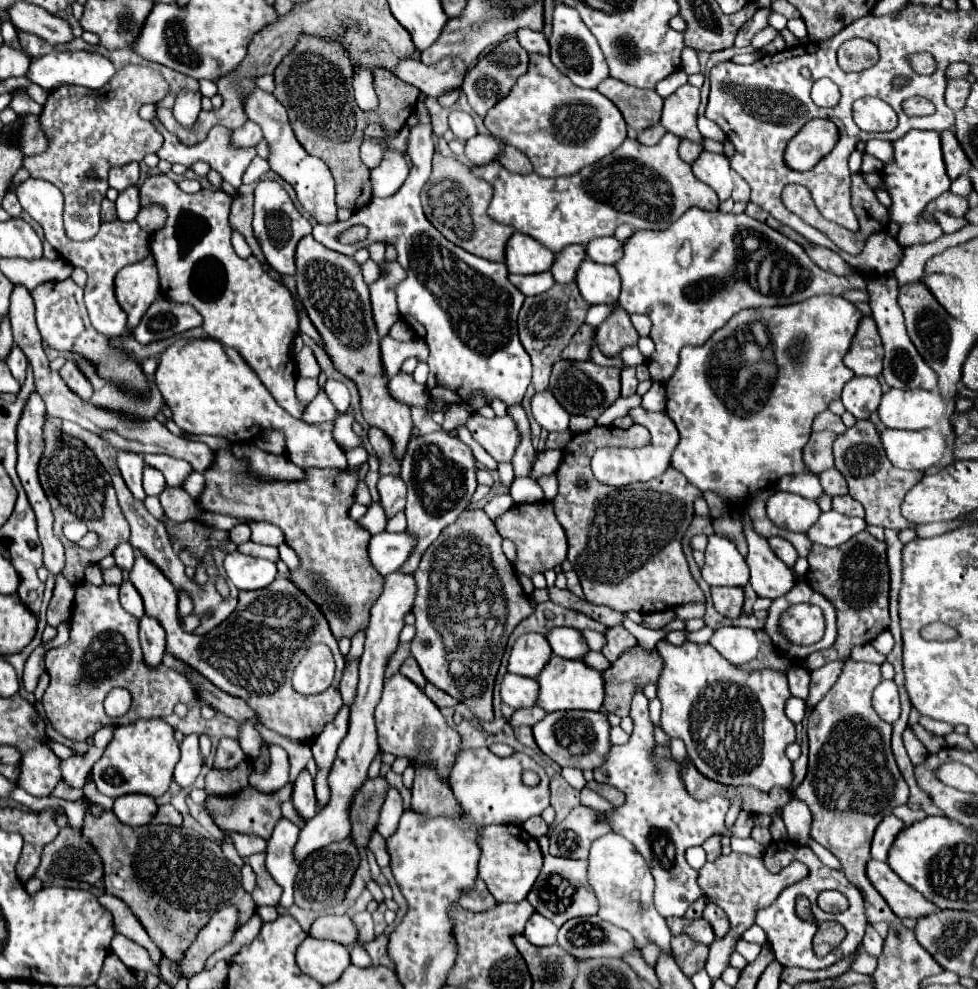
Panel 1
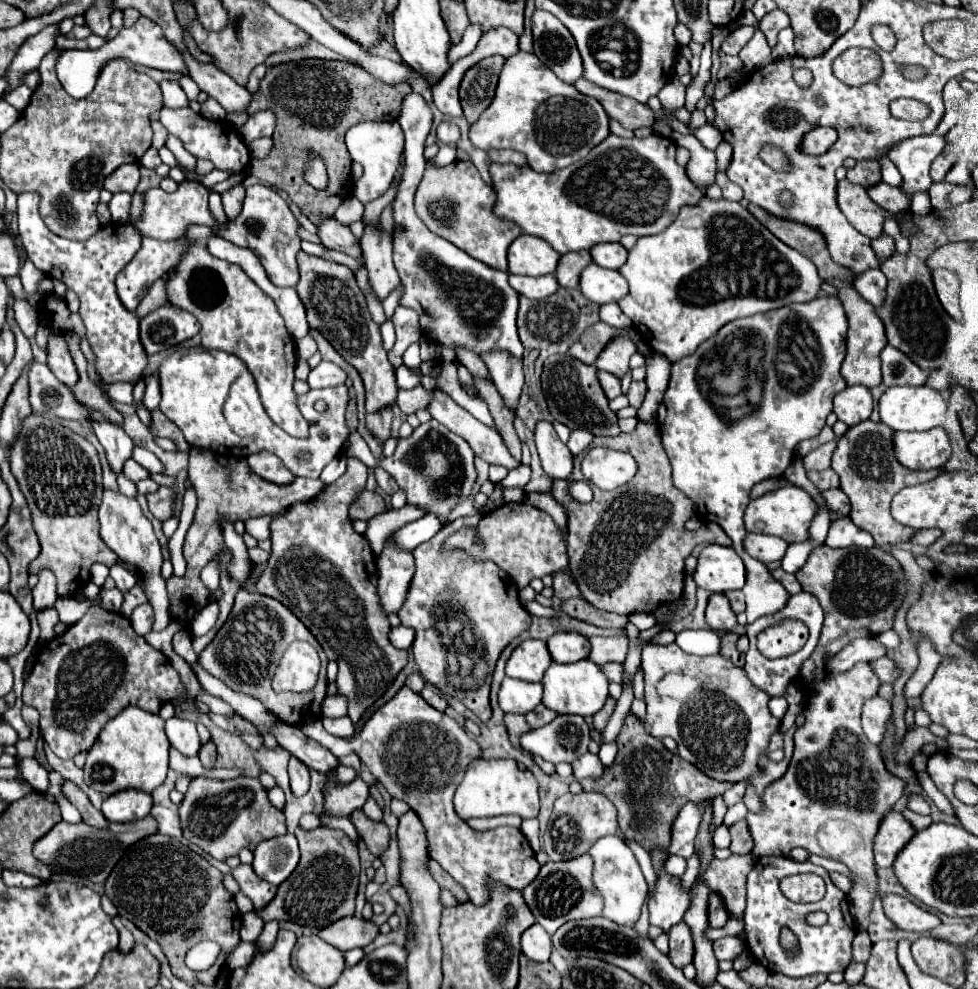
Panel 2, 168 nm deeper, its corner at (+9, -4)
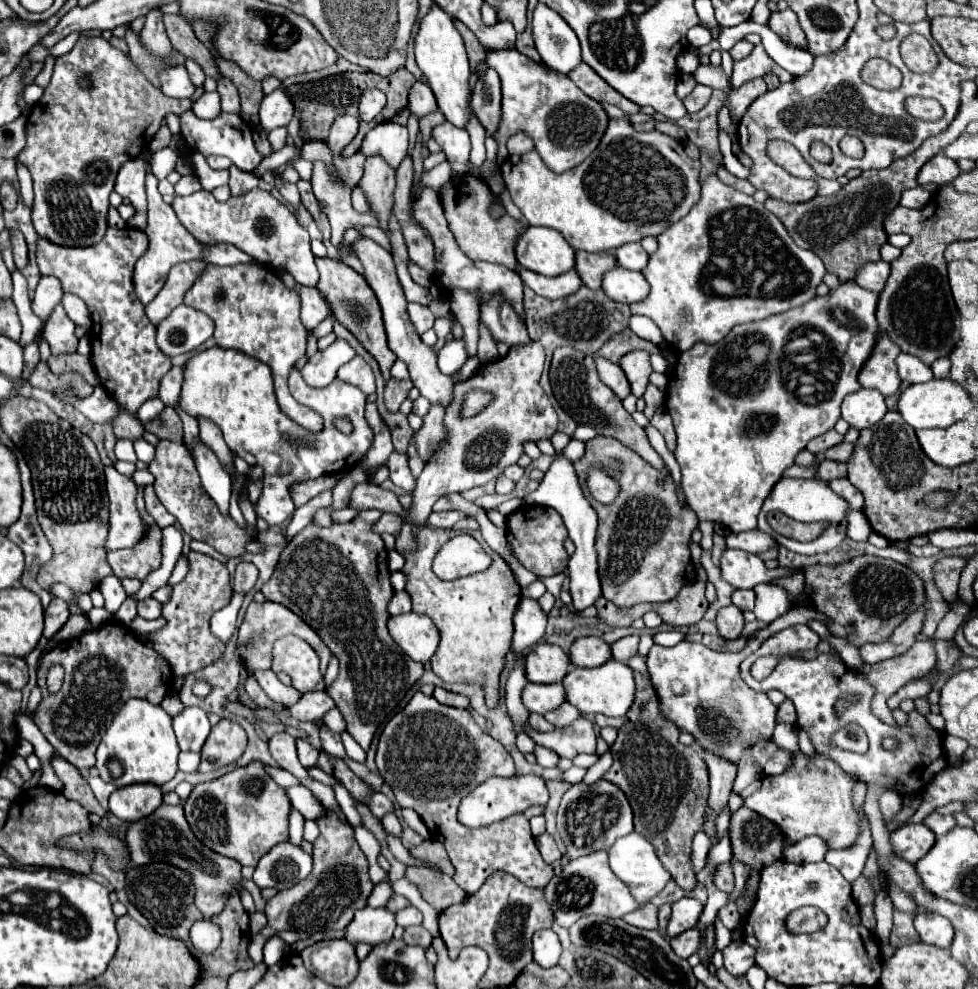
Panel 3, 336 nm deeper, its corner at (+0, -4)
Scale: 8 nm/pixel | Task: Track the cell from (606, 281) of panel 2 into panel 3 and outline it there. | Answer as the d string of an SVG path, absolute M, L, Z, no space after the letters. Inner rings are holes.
M616 266L602 276L602 290L614 302L632 304L644 300L650 292L650 286L640 272L632 272Z

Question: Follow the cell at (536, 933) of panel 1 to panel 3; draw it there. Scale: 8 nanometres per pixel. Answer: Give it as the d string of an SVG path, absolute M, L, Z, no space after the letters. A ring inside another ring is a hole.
M538 930L532 938L532 948L534 948L534 960L542 968L552 968L558 964L560 958L560 940L554 930Z

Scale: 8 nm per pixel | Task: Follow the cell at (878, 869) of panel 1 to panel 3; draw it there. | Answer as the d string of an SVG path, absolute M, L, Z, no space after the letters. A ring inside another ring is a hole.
M918 912L914 916L914 928L920 934L920 940L938 948L948 948L954 938L954 928L950 920L932 912Z

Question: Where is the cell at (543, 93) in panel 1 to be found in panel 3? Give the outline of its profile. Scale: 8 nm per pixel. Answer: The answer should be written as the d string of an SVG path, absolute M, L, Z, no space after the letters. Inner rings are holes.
M518 50L490 52L488 66L492 66L502 80L502 120L492 134L498 144L496 158L500 162L508 156L508 138L518 132L532 138L536 152L552 172L566 172L596 150L610 118L604 106L582 94L566 74L554 72L542 62L534 62Z

